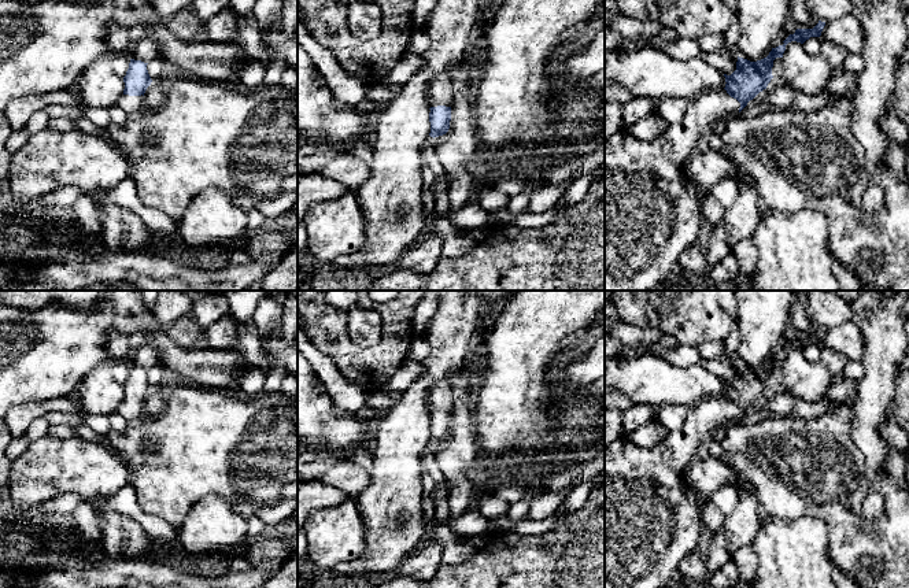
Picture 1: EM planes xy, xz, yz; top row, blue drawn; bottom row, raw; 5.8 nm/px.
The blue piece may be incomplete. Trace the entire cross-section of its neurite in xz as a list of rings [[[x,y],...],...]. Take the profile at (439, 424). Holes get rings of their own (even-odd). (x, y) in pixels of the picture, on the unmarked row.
[[[437,382],[426,393],[429,411],[431,444],[439,444],[448,439],[451,428],[452,392],[448,382]]]

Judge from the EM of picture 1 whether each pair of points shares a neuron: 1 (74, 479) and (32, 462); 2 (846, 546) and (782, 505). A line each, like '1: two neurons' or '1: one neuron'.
1: one neuron
2: one neuron

